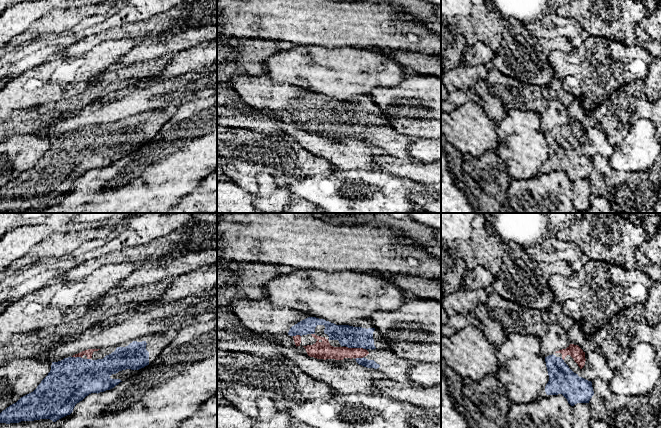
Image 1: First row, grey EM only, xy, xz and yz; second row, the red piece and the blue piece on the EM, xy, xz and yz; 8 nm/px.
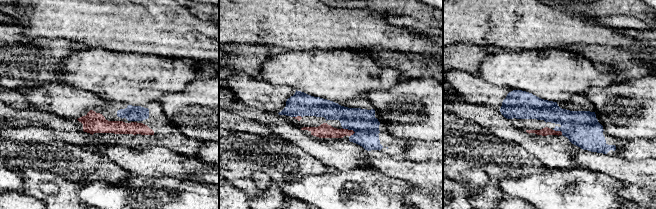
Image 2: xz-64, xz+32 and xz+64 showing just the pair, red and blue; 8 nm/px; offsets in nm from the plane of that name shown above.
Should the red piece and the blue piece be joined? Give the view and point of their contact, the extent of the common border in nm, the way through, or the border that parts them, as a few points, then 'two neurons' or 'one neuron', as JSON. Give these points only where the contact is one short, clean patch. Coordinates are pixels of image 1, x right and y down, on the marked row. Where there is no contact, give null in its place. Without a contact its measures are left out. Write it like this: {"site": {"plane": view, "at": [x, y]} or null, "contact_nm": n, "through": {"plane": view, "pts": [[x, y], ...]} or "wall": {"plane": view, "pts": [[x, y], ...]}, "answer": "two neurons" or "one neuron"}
{"site": {"plane": "xz", "at": [356, 348]}, "contact_nm": 170, "answer": "one neuron"}

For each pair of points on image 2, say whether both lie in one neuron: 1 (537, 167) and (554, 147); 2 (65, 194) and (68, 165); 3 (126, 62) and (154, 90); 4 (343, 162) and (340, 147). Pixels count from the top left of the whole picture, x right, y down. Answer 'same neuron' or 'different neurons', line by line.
1: different neurons
2: same neuron
3: same neuron
4: same neuron

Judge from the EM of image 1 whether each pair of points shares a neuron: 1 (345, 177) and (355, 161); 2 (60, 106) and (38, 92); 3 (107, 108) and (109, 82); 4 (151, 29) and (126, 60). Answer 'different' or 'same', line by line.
1: different
2: different
3: different
4: same

